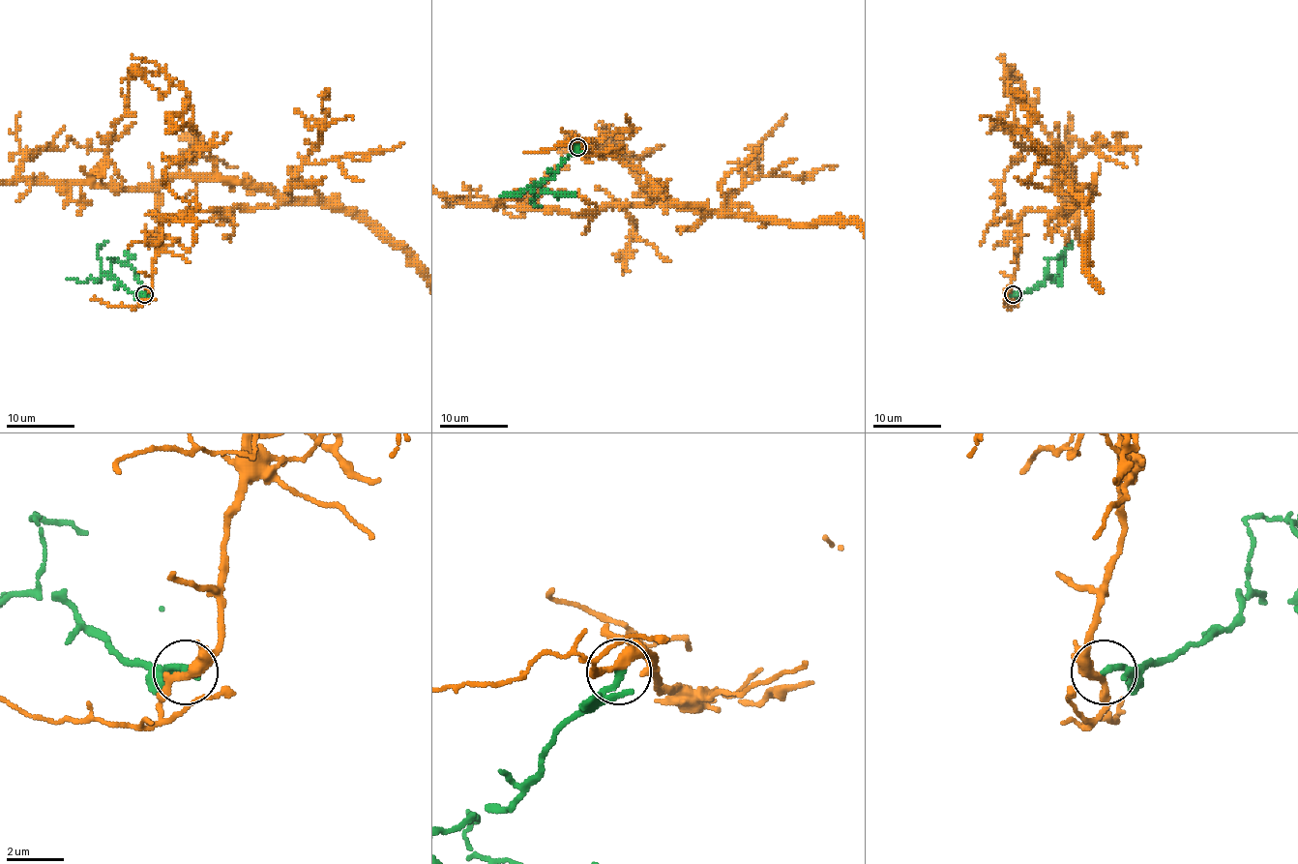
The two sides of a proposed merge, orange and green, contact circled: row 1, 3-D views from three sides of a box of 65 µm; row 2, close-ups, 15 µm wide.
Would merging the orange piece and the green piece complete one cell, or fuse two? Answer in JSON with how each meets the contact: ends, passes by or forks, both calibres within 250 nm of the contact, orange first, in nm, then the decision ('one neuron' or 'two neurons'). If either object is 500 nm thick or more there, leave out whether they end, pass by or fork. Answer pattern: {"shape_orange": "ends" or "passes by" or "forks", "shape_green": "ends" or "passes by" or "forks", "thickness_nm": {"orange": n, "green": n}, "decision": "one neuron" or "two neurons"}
{"shape_orange": "passes by", "shape_green": "passes by", "thickness_nm": {"orange": 320, "green": 170}, "decision": "one neuron"}

